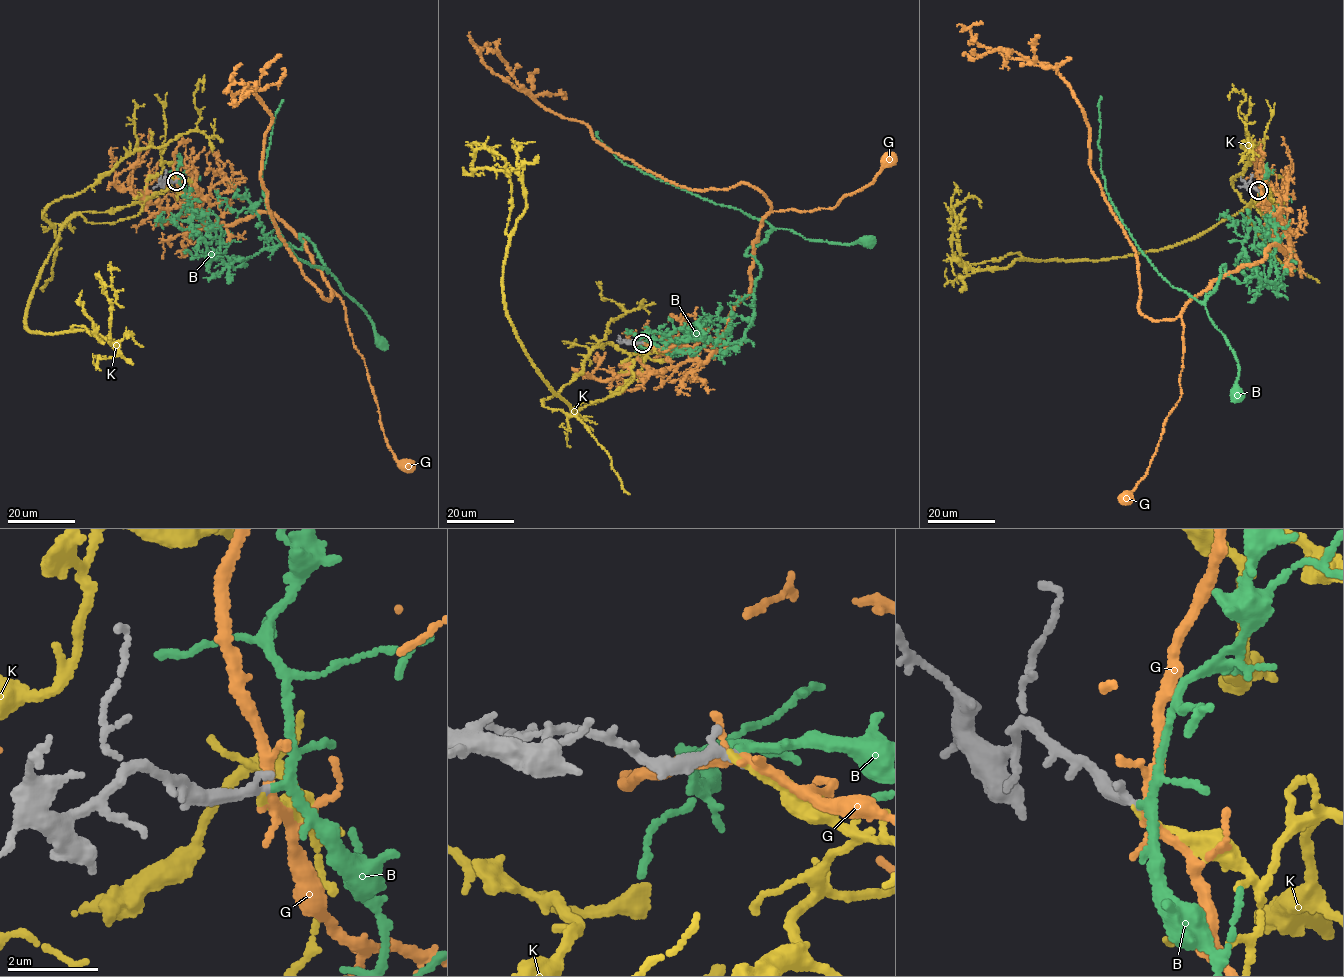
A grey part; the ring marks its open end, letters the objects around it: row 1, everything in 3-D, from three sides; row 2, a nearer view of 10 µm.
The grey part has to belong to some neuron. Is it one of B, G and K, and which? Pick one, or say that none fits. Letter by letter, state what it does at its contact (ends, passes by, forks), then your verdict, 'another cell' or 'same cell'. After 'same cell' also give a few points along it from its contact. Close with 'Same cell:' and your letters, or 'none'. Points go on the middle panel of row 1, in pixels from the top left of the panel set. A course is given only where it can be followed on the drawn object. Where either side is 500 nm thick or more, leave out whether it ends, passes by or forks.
B: it forks | same cell | via (643, 343), (694, 353), (709, 339), (741, 342), (760, 269), (746, 250), (773, 230), (848, 245), (869, 241)
G: it forks | another cell
K: it ends | another cell
Same cell: B

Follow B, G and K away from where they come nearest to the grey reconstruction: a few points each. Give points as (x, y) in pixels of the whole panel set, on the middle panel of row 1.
B: (643, 343), (694, 353), (709, 339), (741, 342), (760, 269), (746, 250), (773, 230), (848, 245), (869, 241)
G: (643, 343), (682, 342), (707, 361), (748, 294), (753, 242), (768, 214), (833, 208), (890, 159)
K: (642, 343), (639, 372), (576, 416), (506, 308), (522, 179), (479, 148), (474, 172), (484, 174)

